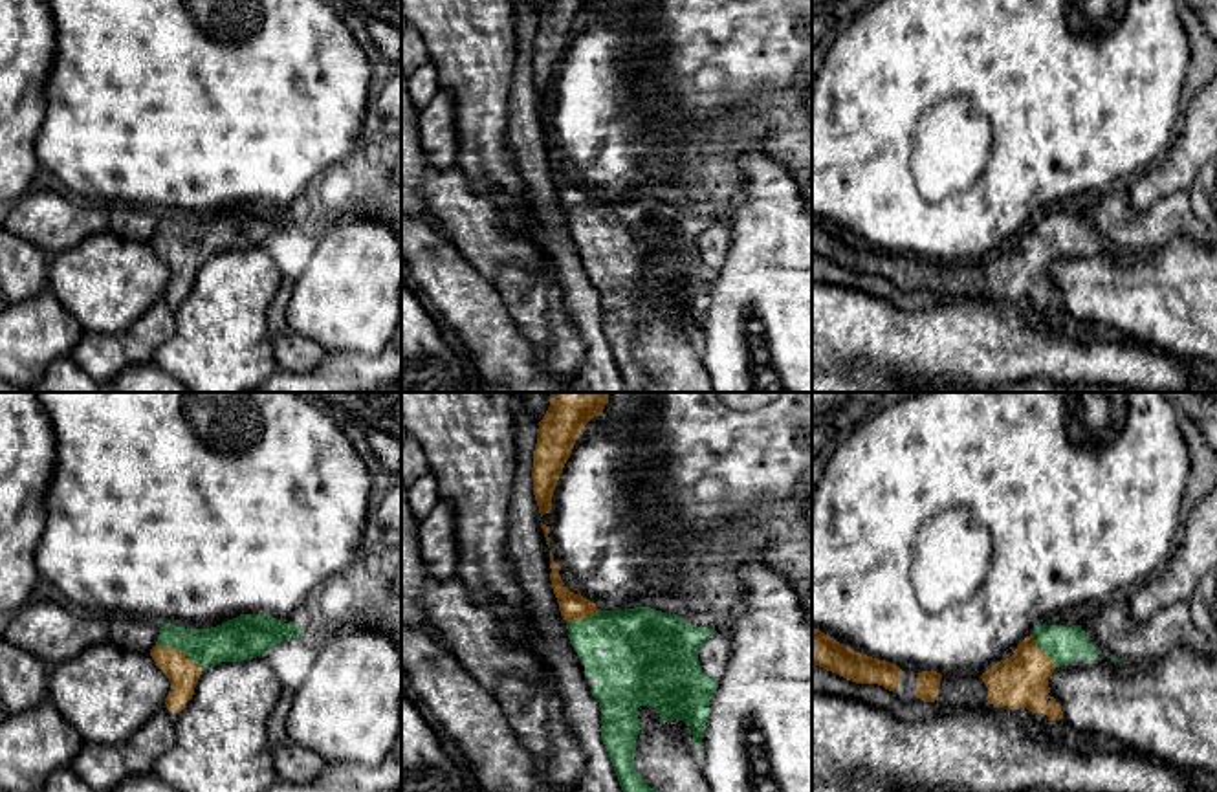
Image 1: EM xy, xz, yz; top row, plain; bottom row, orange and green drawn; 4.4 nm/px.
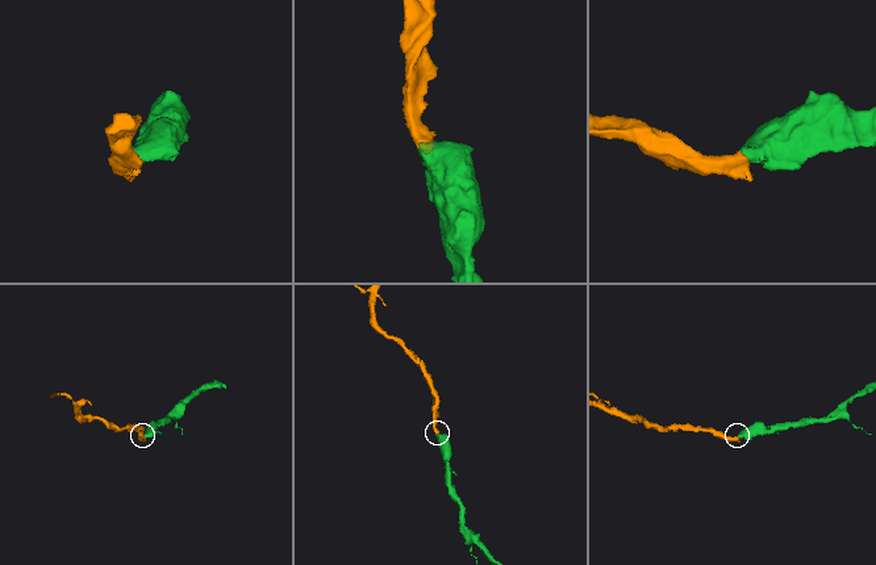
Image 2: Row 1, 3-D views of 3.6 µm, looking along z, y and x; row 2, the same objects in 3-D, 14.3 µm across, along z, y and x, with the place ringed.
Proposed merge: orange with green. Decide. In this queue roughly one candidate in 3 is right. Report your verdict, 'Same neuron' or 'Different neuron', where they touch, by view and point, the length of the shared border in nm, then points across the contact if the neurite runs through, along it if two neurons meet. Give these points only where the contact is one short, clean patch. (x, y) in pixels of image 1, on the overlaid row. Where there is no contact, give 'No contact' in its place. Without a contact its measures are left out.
Same neuron. Touches orange at xy (178, 649). Shared border 240 nm. Path across: xy (184, 673), (178, 649), (197, 649), (233, 640)

